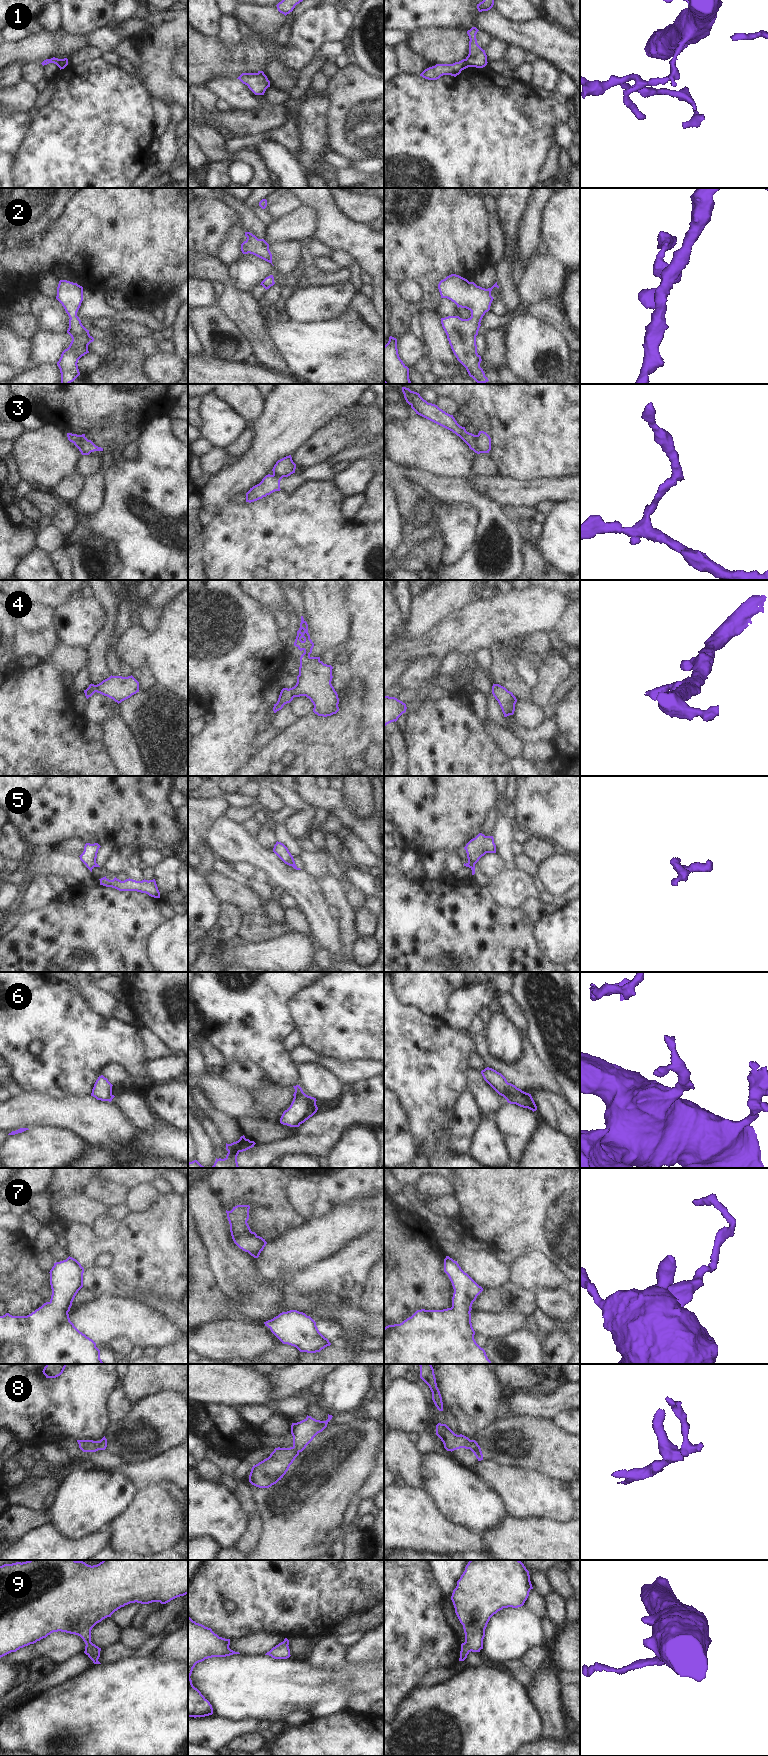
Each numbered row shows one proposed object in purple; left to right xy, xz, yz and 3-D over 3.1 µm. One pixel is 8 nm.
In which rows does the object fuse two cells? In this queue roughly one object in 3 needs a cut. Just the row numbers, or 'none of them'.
1, 3, 5

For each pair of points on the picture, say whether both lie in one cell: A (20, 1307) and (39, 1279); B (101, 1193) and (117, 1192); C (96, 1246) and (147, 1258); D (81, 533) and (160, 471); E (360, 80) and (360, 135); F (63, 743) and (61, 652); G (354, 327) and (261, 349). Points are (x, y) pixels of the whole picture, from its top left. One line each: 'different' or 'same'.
A: different
B: same
C: same
D: different
E: same
F: same
G: different

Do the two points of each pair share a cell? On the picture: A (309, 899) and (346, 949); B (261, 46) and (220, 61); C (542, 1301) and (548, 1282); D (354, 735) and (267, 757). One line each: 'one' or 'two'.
A: two
B: one
C: two
D: one

